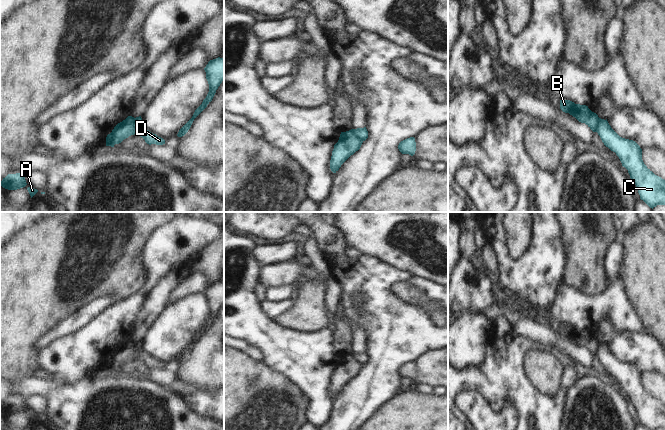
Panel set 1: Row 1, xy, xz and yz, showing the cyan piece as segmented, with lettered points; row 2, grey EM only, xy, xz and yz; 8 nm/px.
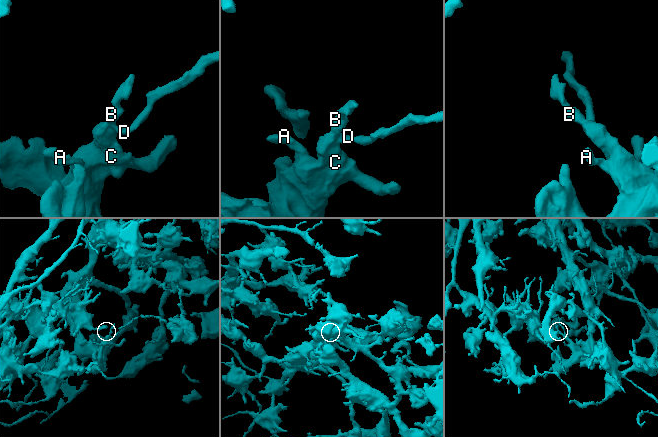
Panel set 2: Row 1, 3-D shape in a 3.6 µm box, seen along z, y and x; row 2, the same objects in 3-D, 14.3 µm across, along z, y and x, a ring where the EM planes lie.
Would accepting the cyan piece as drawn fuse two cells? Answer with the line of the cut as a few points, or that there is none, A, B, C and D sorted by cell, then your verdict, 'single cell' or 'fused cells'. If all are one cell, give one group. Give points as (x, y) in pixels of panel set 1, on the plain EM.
cut xy (132, 341), (132, 346), (138, 357); groups A C / B D; fused cells

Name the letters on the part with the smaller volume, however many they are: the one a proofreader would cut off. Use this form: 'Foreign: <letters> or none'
Foreign: B, D

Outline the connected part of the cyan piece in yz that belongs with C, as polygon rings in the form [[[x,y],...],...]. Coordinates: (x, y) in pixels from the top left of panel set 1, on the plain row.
[[[599,342],[596,354],[602,366],[619,381],[635,407],[640,423],[648,430],[665,429],[665,404],[655,399],[642,384],[642,373],[633,364],[620,361],[607,343]]]

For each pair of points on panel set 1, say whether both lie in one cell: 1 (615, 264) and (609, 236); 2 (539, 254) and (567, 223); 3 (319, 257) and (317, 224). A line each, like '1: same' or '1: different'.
1: different
2: different
3: different

